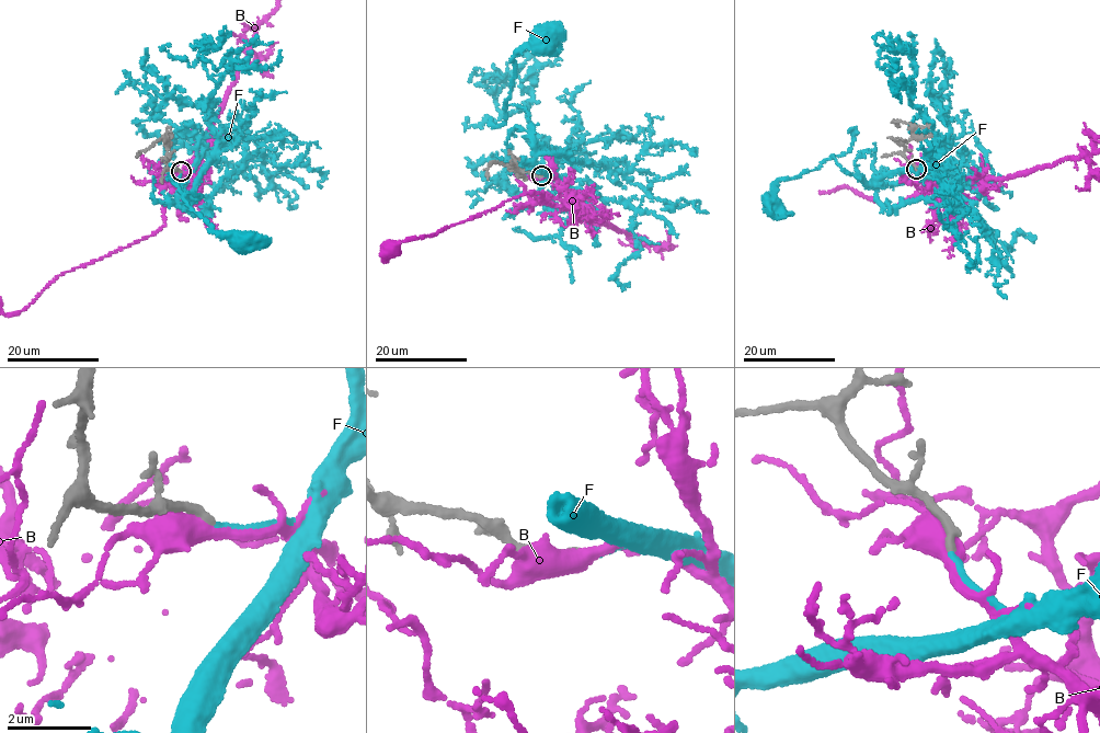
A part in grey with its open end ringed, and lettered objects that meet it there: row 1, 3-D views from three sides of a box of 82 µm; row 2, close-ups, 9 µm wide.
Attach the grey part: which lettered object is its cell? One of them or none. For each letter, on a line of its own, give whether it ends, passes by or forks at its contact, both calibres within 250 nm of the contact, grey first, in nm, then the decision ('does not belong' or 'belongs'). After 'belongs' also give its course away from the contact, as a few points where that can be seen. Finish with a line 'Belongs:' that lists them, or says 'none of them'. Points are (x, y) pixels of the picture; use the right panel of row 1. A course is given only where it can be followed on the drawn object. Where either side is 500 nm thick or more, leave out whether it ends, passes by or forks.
B: 240 nm thick on the grey side, 500 nm on the other; does not belong
F: it ends there; 200 nm thick on the grey side, 120 nm on the other; does not belong
Belongs: none of them

